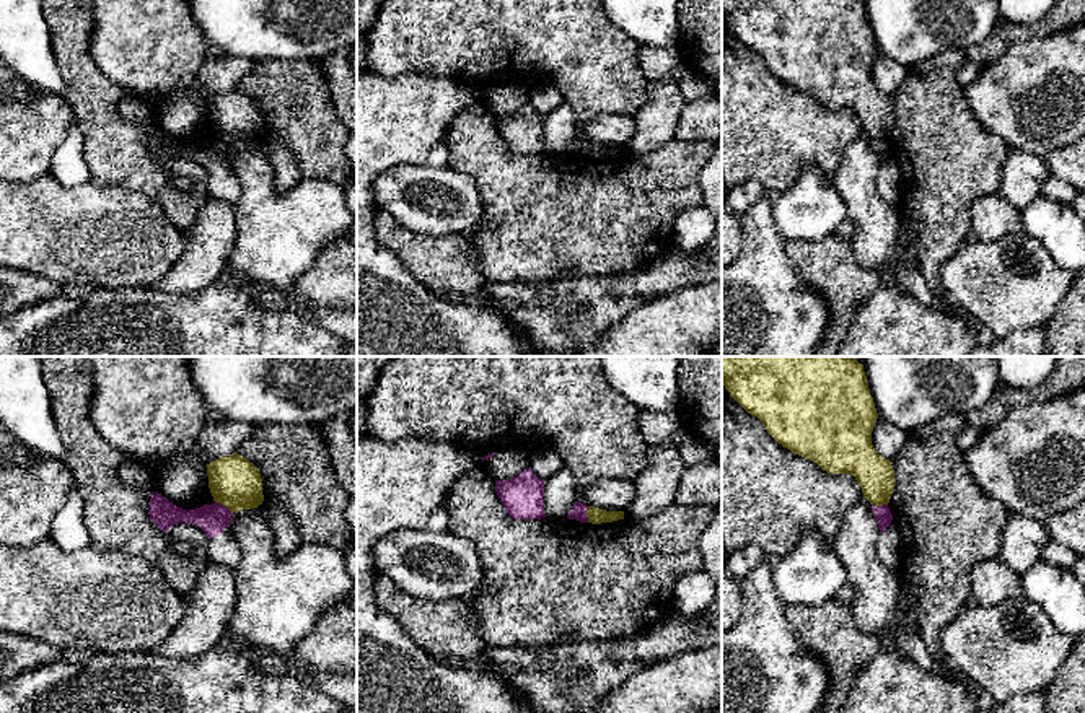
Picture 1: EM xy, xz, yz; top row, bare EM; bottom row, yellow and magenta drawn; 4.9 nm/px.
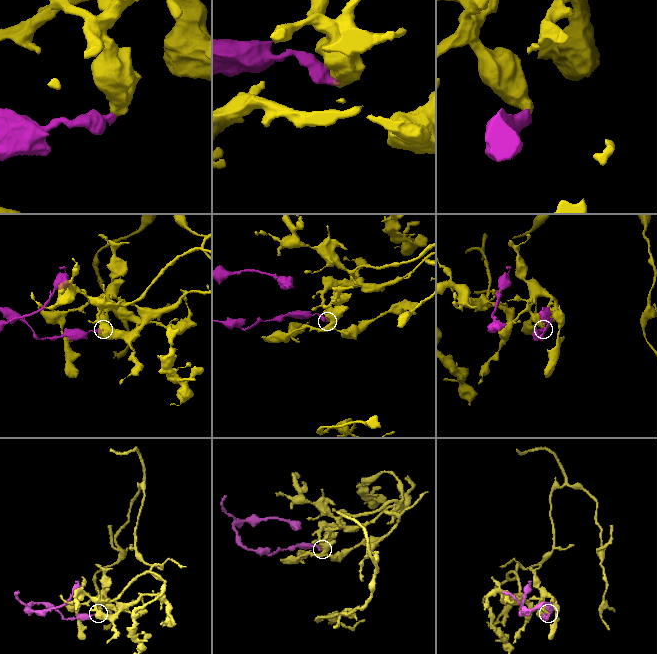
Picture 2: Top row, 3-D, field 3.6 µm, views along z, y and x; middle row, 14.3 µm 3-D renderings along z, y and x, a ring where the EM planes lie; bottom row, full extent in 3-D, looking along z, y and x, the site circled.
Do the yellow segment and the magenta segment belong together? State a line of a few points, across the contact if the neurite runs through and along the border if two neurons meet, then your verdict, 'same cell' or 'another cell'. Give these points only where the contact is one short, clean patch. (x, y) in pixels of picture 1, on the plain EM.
xy (215, 137), (232, 148) | another cell

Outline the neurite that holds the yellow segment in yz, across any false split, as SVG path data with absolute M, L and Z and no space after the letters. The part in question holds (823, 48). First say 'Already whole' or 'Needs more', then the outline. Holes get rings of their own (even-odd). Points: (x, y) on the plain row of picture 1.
Already whole. M722 0L722 20L748 49L764 59L779 80L816 98L828 109L854 111L870 140L890 138L896 120L894 104L891 96L881 93L872 80L878 49L863 0Z

